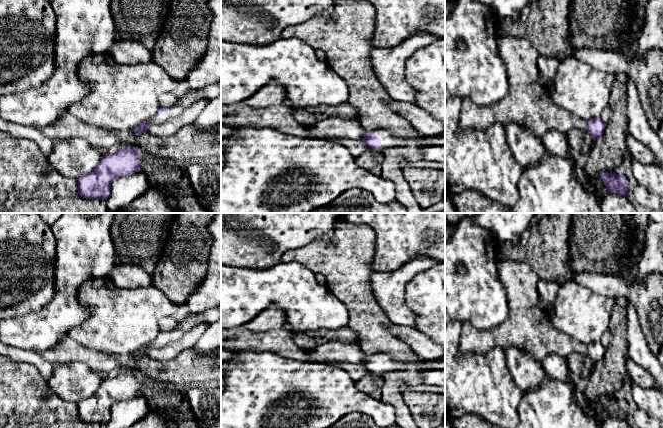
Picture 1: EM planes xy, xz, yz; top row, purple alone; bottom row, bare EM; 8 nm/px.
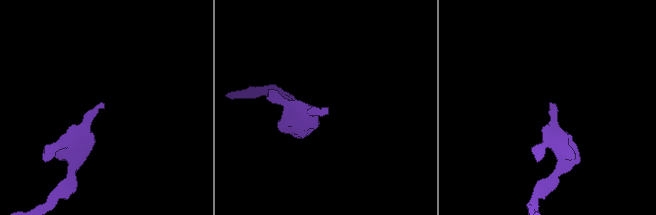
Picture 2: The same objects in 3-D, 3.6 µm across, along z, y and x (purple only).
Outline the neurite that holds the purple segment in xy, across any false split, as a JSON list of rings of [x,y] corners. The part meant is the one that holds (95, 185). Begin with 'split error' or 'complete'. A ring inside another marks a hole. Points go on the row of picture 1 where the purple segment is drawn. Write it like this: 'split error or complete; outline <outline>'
complete; outline [[[135,147],[105,154],[97,167],[78,178],[78,194],[86,199],[106,200],[114,179],[140,171],[140,153]]]

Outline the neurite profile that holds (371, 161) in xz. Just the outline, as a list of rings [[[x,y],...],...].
[[[381,151],[364,152],[355,158],[355,162],[361,168],[373,173],[374,175],[381,175],[382,163],[384,156]]]

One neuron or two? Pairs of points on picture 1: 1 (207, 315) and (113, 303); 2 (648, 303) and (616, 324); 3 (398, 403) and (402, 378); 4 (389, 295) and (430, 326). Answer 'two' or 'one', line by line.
1: two
2: two
3: one
4: two

